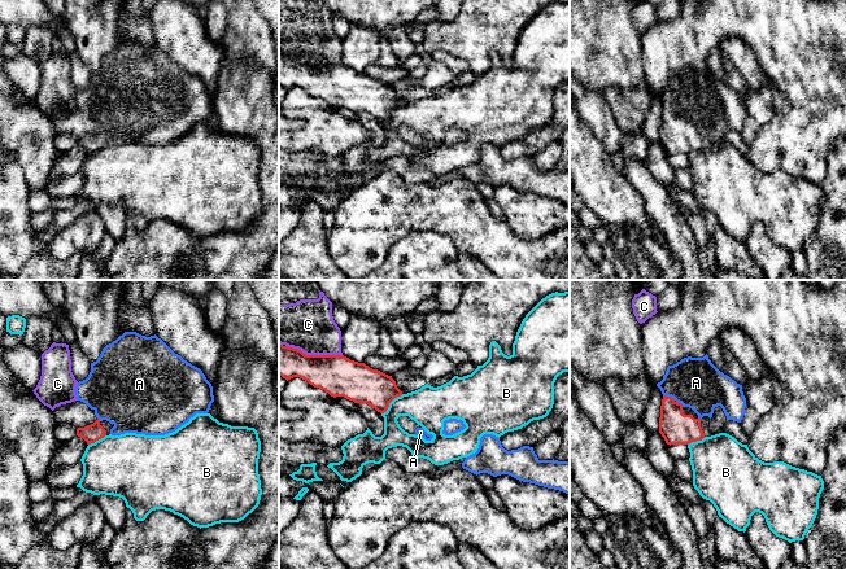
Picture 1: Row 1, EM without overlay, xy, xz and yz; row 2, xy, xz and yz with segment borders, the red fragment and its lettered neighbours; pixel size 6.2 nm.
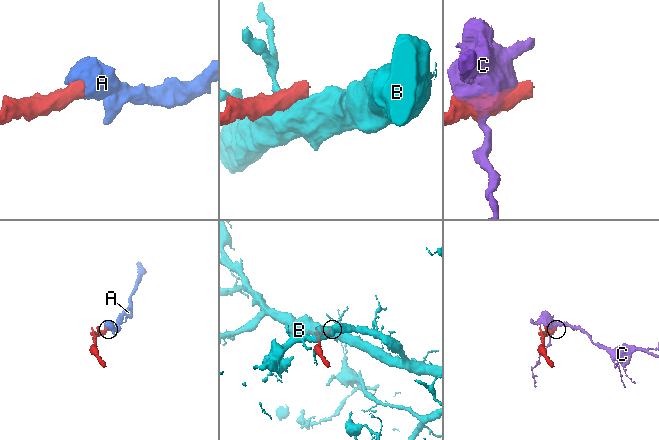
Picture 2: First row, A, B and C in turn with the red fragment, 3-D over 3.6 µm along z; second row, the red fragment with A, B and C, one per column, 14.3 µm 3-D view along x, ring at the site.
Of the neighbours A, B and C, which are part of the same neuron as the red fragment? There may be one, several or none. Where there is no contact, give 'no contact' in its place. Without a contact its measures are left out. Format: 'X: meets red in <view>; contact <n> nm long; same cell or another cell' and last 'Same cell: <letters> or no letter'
A: meets red in yz; contact 140 nm long; same cell
B: meets red in xz; contact 180 nm long; another cell
C: meets red in xz; contact 360 nm long; another cell
Same cell: A

